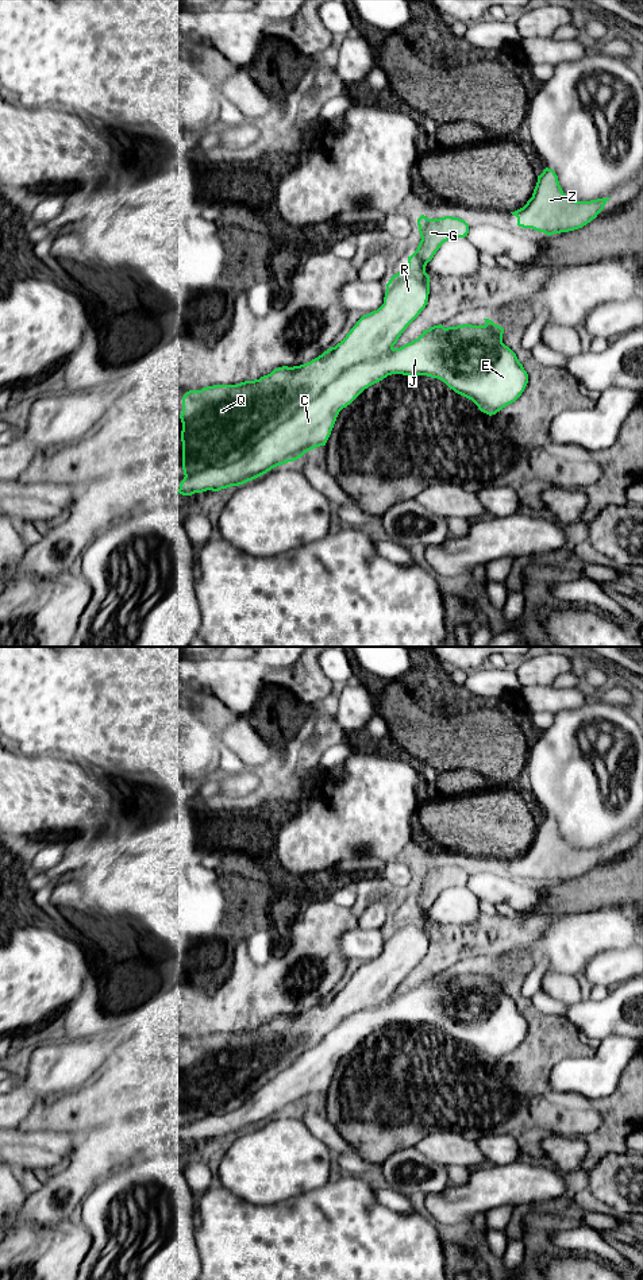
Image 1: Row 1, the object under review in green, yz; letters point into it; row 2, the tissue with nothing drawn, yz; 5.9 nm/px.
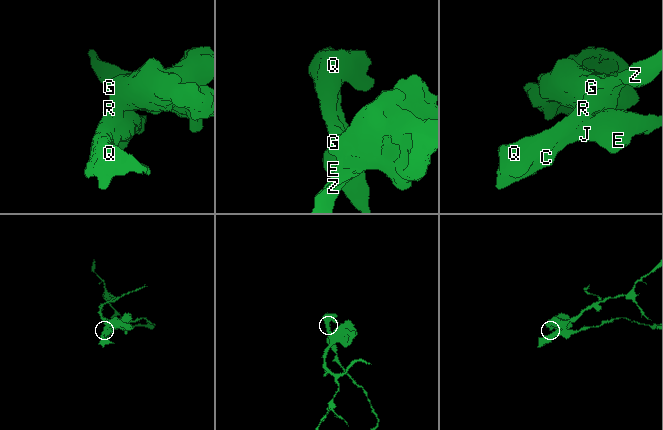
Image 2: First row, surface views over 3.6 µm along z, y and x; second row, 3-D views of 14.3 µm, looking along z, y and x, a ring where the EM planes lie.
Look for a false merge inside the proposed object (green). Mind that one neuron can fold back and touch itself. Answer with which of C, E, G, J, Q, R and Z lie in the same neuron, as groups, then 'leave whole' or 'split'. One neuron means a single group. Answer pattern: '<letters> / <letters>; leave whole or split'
C E J / G Q R Z; split

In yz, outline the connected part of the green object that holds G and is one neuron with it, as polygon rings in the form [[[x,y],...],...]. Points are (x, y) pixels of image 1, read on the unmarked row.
[[[421,863],[417,874],[421,886],[417,898],[408,905],[408,914],[386,932],[384,952],[377,959],[363,963],[335,995],[308,1011],[282,1014],[259,1028],[236,1033],[213,1033],[184,1042],[180,1063],[184,1123],[238,1110],[263,1086],[288,1069],[304,1052],[317,1046],[344,1018],[380,1006],[393,996],[401,982],[427,953],[430,942],[427,911],[444,890],[465,886],[469,882],[469,872],[453,864],[428,867]]]

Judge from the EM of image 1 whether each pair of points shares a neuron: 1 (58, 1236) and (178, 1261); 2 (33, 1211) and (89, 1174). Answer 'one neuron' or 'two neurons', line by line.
1: two neurons
2: one neuron

